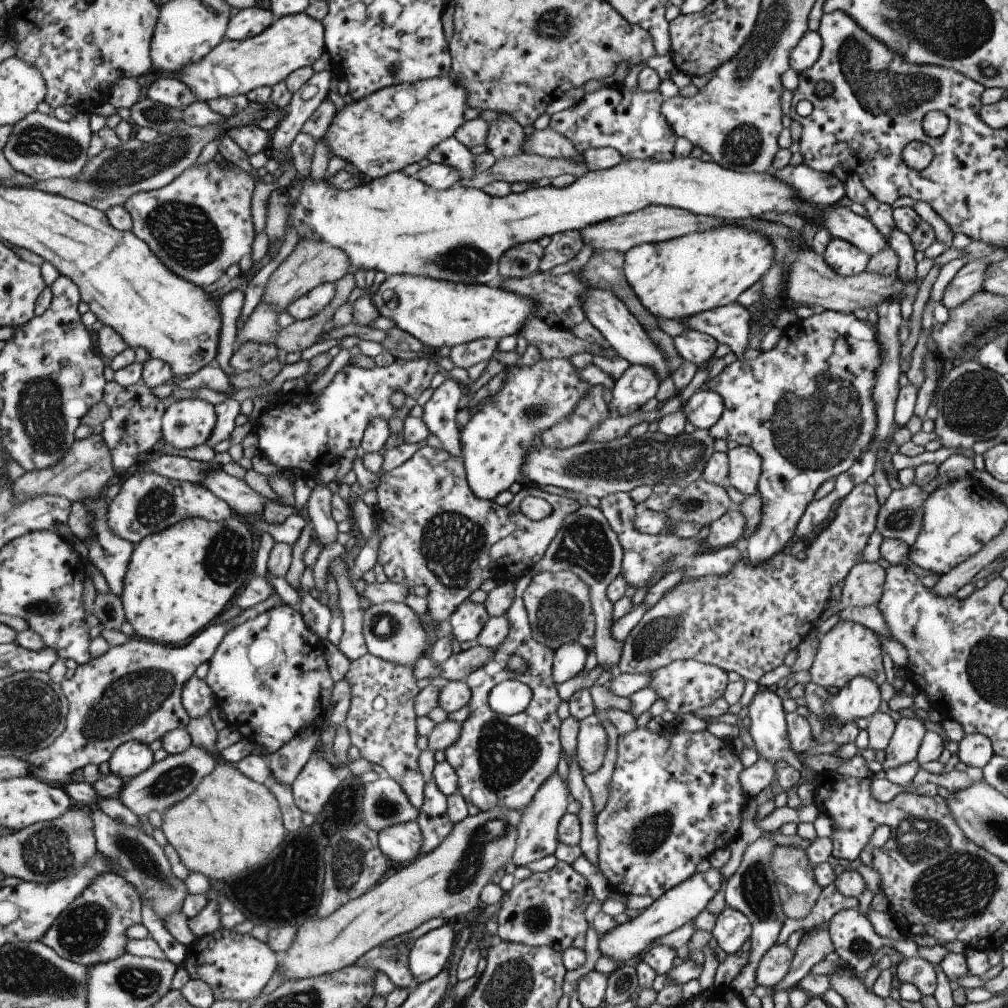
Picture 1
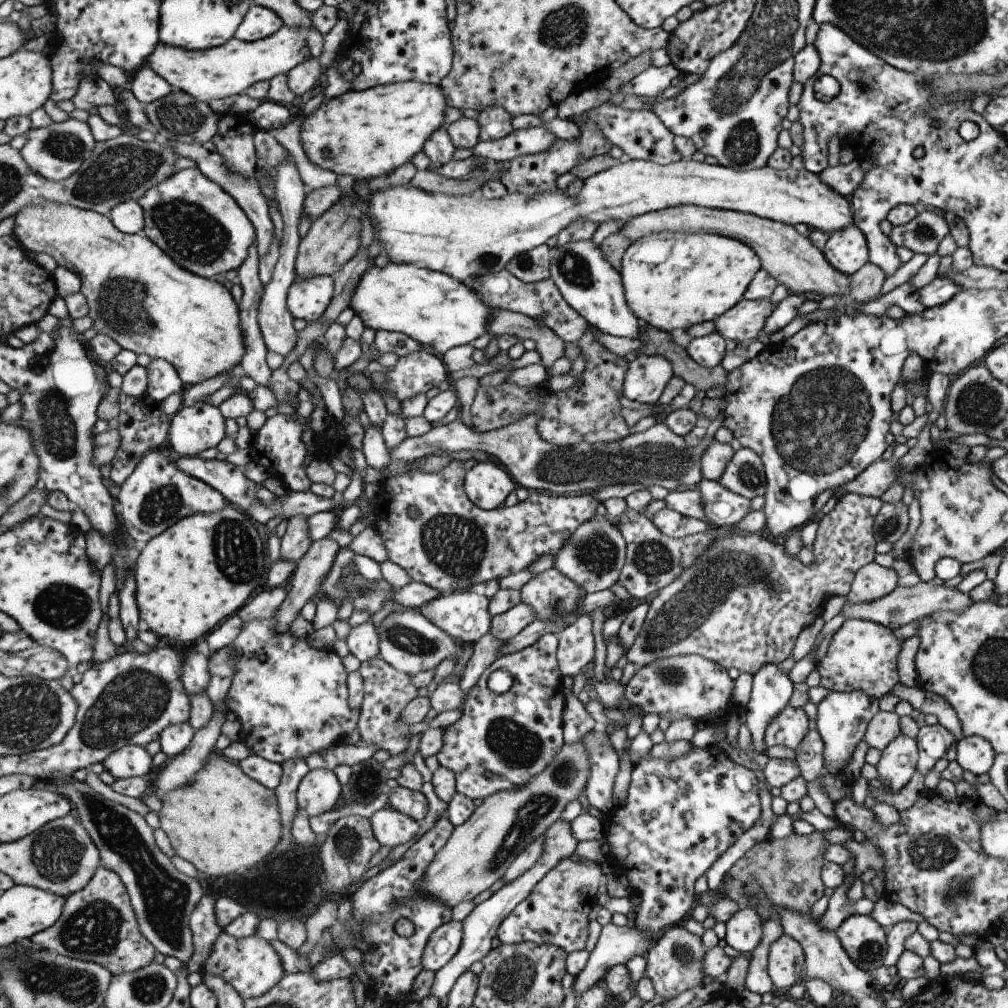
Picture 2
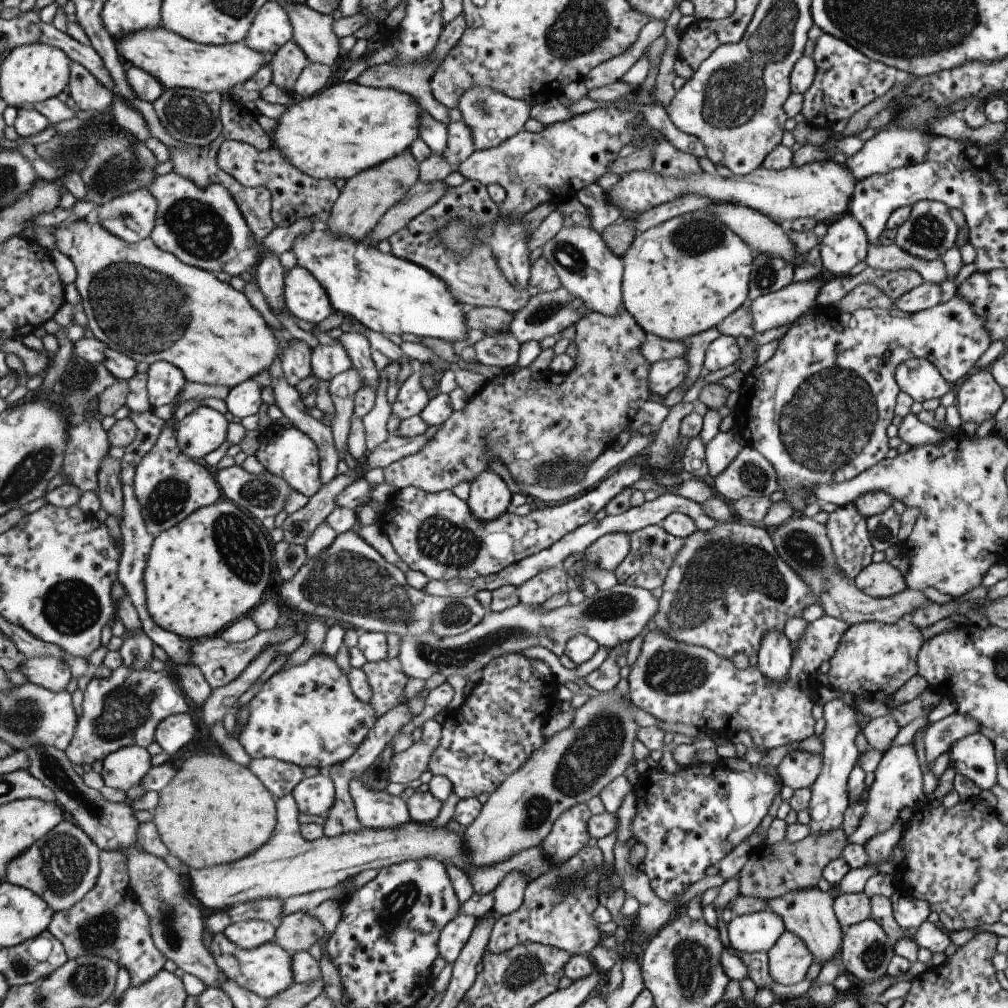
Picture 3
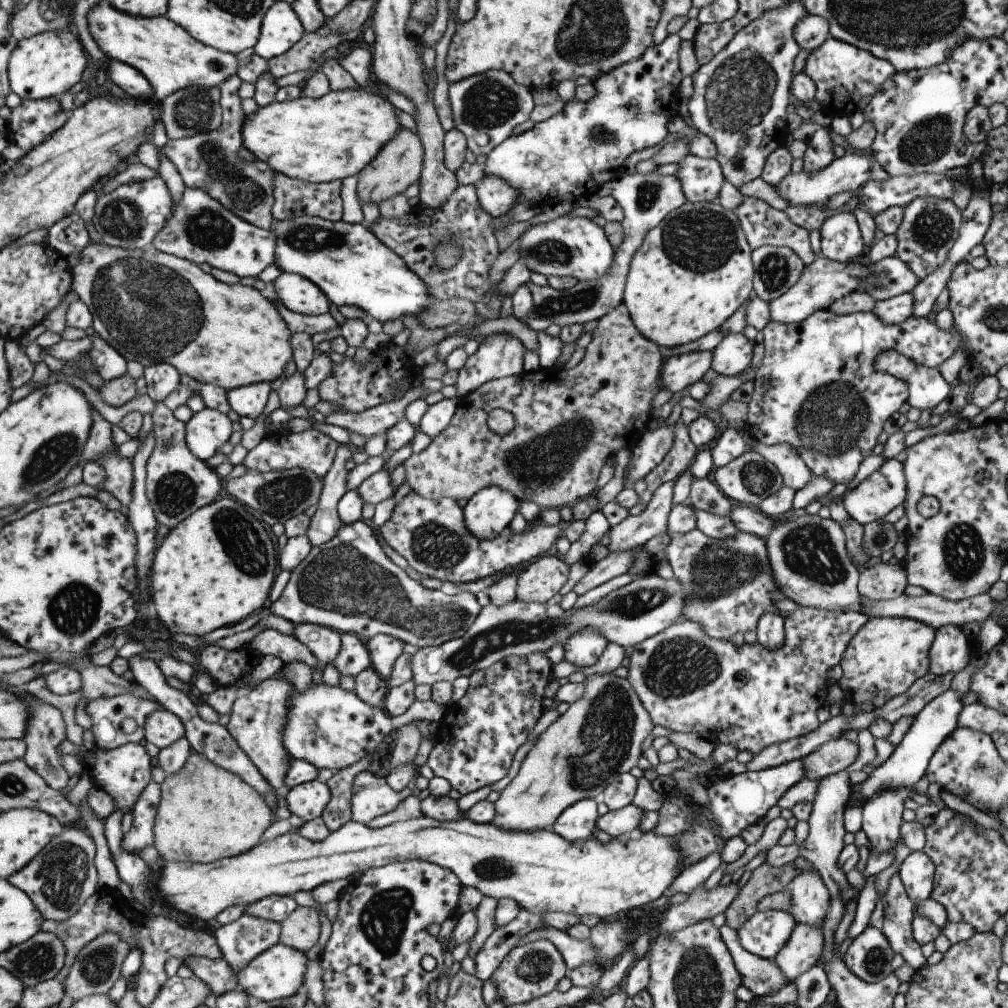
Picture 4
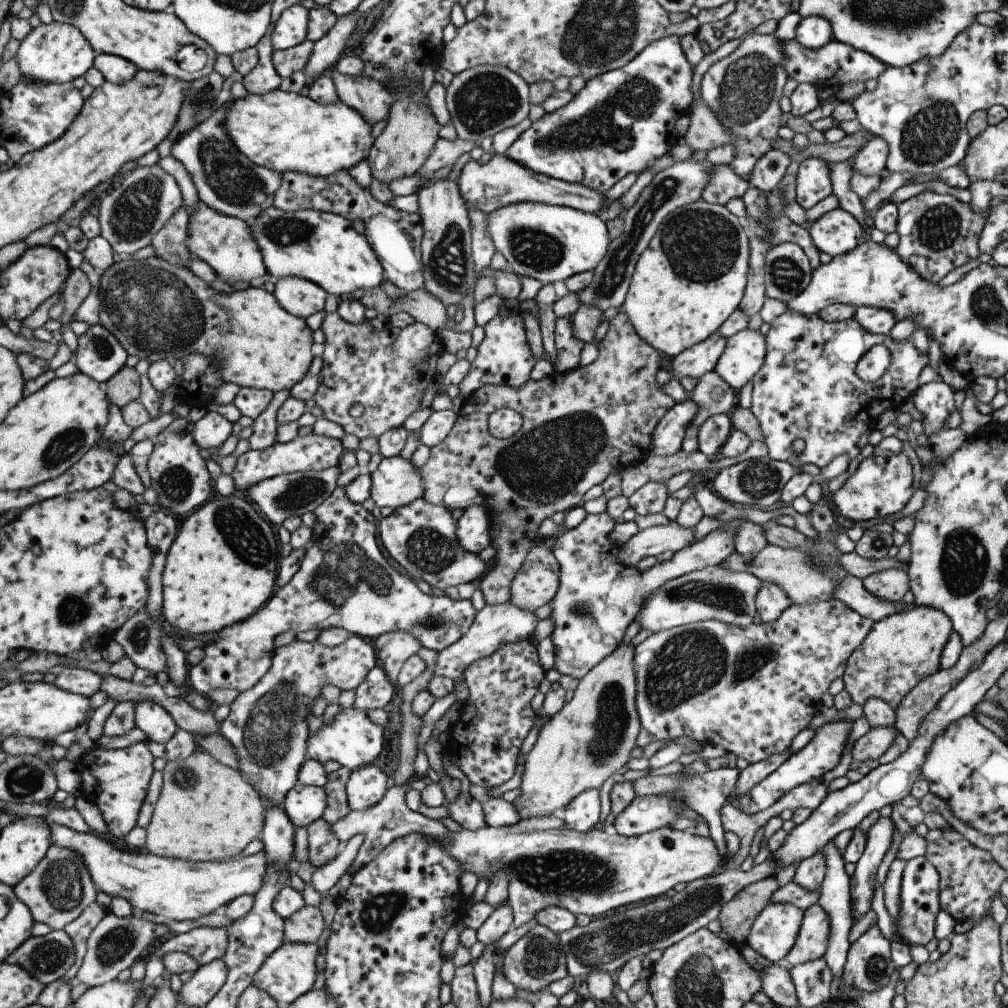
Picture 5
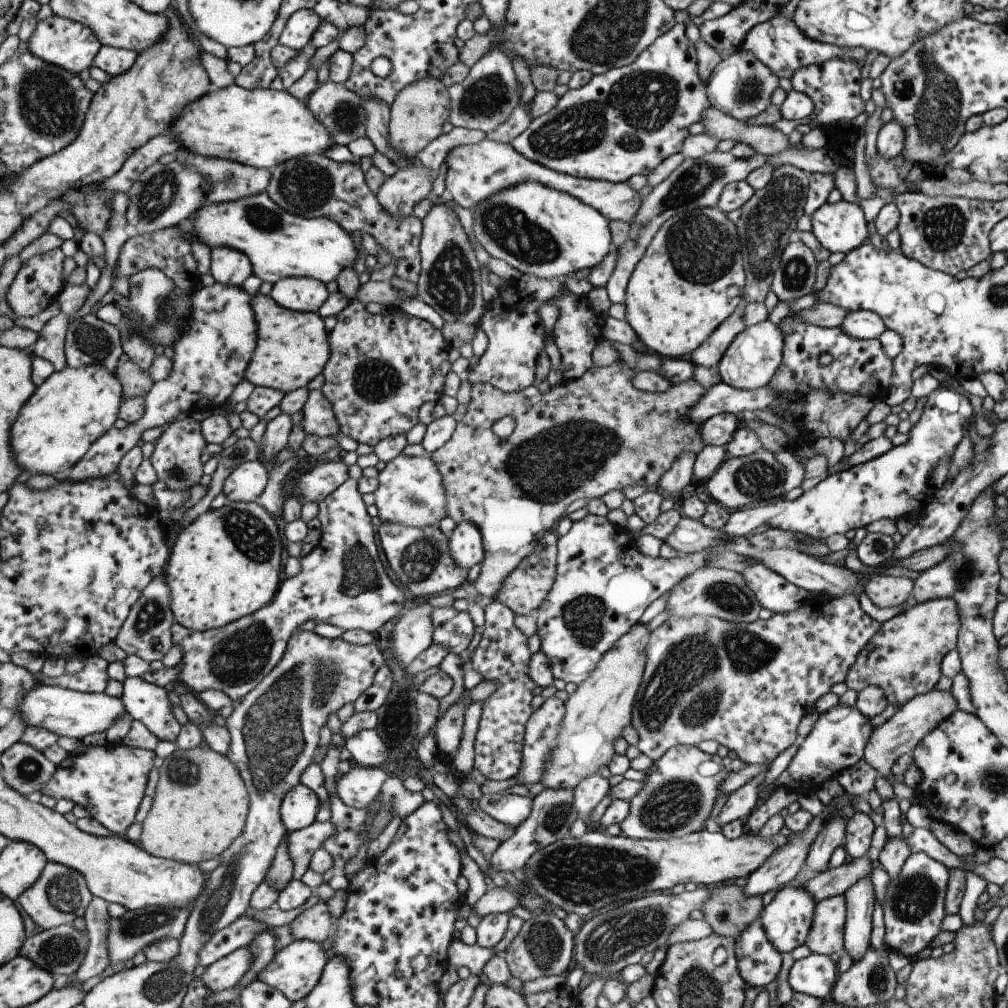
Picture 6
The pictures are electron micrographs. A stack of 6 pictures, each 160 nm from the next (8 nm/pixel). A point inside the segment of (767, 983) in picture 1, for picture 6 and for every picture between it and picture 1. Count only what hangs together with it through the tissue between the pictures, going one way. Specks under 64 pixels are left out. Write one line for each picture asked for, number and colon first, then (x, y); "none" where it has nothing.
2: (785, 960)
3: (788, 959)
4: (804, 945)
5: (811, 941)
6: (825, 934)

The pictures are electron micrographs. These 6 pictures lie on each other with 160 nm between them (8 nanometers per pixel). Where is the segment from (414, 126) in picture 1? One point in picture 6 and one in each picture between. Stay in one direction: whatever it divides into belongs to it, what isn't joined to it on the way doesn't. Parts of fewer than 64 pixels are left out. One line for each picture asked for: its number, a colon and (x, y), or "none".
2: (369, 133)
3: (348, 128)
4: (320, 140)
5: (283, 131)
6: (262, 128)

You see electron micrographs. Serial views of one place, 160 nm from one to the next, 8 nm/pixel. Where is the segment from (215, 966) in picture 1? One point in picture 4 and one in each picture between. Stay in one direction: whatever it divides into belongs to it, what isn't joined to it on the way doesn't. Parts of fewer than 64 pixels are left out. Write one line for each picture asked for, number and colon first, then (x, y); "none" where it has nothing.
2: (252, 965)
3: (268, 970)
4: (279, 973)

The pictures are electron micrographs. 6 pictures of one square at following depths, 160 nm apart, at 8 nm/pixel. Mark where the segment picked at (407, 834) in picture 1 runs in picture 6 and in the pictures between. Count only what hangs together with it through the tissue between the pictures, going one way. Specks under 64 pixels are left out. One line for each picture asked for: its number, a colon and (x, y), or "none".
2: (393, 828)
3: (377, 809)
4: (373, 797)
5: (367, 786)
6: (361, 785)

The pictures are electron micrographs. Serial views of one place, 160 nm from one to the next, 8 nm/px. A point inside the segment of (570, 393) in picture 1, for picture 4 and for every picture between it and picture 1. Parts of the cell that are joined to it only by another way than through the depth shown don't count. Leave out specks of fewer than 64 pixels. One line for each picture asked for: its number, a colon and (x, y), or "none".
2: (487, 484)
3: (488, 498)
4: (488, 513)

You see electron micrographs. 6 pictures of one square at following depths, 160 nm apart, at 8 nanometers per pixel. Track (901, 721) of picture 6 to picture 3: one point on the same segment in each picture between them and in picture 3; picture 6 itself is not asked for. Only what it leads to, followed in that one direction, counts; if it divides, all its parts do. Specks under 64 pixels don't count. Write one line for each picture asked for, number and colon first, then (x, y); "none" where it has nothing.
3: (798, 769)
4: (835, 755)
5: (876, 740)

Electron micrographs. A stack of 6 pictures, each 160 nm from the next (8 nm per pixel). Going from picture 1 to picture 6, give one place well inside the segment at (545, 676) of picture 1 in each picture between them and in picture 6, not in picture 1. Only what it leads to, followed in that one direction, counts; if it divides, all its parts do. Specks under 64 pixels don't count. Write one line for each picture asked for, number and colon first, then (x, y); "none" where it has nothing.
2: (501, 741)
3: (498, 726)
4: (477, 738)
5: (484, 743)
6: (502, 655)

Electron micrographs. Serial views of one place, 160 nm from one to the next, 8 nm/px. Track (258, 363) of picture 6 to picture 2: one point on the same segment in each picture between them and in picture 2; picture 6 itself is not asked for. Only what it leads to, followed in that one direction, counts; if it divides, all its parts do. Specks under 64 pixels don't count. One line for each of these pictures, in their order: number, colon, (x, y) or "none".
2: (136, 294)
3: (178, 313)
4: (154, 307)
5: (158, 311)

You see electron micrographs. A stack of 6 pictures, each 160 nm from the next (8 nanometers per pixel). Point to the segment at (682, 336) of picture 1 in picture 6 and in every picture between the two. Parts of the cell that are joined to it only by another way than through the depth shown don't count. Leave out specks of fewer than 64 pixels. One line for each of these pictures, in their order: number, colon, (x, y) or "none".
2: (707, 351)
3: (723, 351)
4: (731, 357)
5: (743, 355)
6: (752, 357)

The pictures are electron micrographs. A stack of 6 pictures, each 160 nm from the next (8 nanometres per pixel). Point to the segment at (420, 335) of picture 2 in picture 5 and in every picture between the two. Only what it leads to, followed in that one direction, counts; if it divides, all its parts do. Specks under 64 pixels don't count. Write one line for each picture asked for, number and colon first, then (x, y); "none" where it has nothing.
3: (386, 293)
4: (353, 267)
5: (323, 247)

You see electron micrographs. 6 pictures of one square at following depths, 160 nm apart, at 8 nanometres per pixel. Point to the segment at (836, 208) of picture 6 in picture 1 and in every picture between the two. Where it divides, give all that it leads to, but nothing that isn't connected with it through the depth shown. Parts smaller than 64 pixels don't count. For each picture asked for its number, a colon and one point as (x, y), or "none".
1: (842, 257)
2: (845, 250)
3: (844, 243)
4: (840, 240)
5: (836, 232)

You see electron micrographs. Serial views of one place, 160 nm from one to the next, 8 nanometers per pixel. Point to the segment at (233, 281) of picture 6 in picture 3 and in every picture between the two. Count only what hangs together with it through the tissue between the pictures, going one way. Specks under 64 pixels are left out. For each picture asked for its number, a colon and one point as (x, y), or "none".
3: (204, 226)
4: (201, 229)
5: (228, 244)

